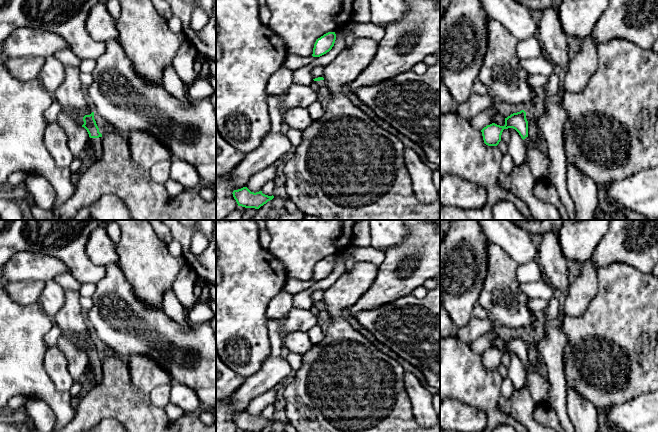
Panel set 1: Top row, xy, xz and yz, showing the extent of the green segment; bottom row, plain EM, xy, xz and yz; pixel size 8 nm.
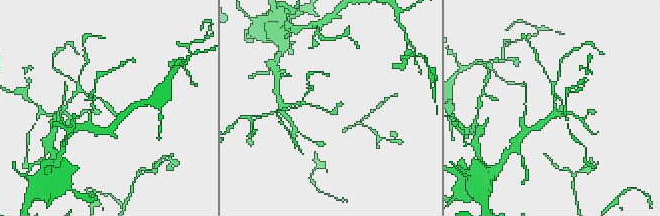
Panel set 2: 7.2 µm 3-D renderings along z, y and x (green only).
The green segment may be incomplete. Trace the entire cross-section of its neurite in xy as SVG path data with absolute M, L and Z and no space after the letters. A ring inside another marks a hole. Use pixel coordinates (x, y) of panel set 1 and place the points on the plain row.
M92 336L90 339L85 339L83 341L83 345L84 348L82 351L87 354L89 361L91 362L91 365L94 369L96 384L98 384L102 379L102 358L99 356L99 352L94 343L94 336Z

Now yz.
M524 334L513 337L505 342L504 350L492 347L484 351L481 354L484 367L488 370L497 370L501 365L503 354L508 352L515 353L524 364L526 369L526 384L535 404L548 405L548 381L545 380L545 375L542 372L536 373L531 370L528 362L528 345Z

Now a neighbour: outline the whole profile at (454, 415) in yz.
M454 399L440 400L440 428L459 432L481 432L488 422L482 410Z

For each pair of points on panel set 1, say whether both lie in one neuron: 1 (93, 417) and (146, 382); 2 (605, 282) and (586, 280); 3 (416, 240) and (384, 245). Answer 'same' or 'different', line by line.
1: different
2: different
3: different

